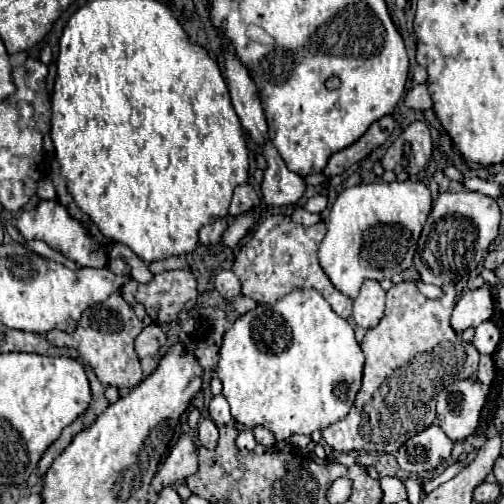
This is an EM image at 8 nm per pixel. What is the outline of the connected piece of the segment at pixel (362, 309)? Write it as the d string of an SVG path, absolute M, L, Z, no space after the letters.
M365 280L359 296L353 302L353 320L359 328L373 328L383 318L385 310L385 290L377 280Z

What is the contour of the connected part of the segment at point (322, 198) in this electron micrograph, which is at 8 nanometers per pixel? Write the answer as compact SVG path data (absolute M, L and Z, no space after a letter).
M316 194L309 198L303 208L307 212L313 212L313 214L319 214L323 208L326 208L328 204L328 199L325 195Z

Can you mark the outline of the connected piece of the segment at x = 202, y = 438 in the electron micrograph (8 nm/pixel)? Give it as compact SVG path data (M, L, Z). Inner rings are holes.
M205 418L199 422L199 428L197 428L197 436L199 436L199 442L201 446L213 450L217 446L217 438L219 438L219 432L217 432L217 426L213 420Z

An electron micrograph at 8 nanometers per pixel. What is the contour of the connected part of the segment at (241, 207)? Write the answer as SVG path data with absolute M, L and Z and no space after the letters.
M243 184L243 186L237 186L237 188L235 188L229 214L231 214L231 216L241 216L241 214L257 208L259 204L261 204L259 192L257 192L251 184Z

